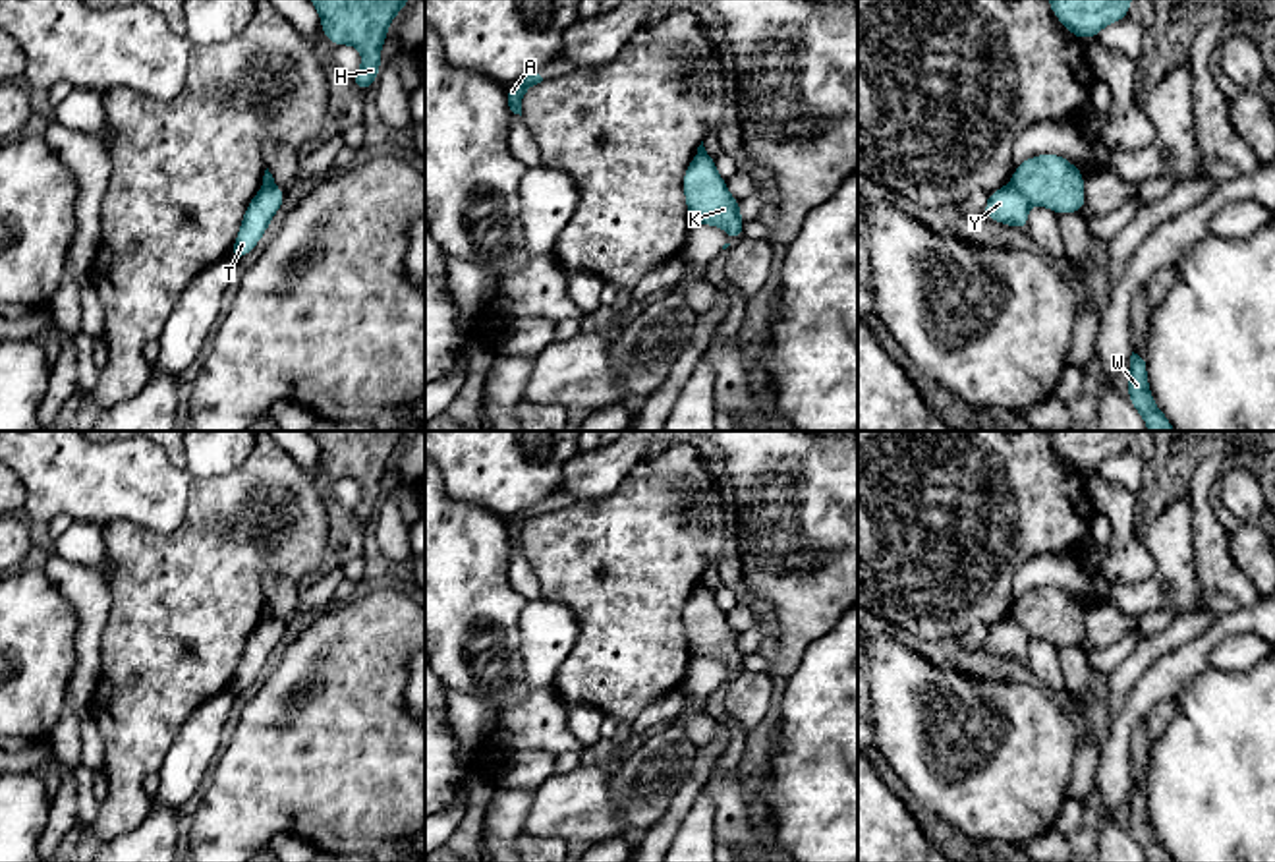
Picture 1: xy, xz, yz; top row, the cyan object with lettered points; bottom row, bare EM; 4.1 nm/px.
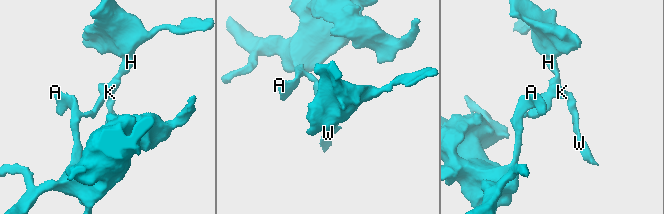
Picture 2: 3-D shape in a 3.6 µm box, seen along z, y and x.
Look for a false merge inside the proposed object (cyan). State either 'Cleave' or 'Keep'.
Cleave

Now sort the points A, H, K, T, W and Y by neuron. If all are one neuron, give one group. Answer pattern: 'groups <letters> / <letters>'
groups A T Y / H K W

